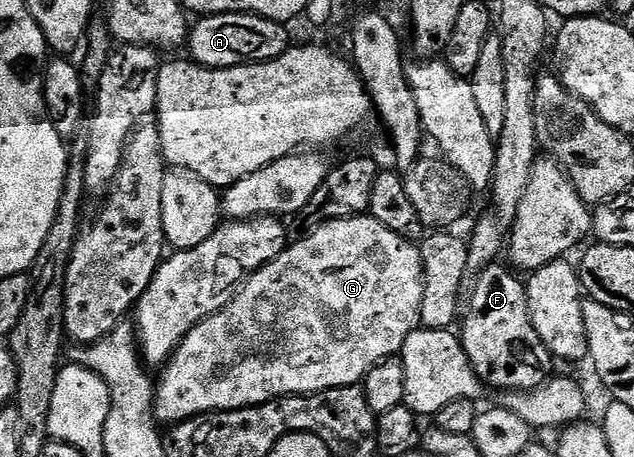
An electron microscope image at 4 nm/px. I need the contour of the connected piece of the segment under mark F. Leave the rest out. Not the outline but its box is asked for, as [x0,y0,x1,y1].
[459,266,555,393]

